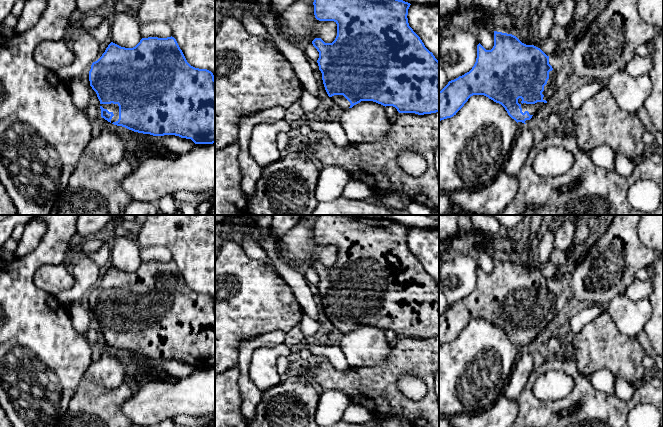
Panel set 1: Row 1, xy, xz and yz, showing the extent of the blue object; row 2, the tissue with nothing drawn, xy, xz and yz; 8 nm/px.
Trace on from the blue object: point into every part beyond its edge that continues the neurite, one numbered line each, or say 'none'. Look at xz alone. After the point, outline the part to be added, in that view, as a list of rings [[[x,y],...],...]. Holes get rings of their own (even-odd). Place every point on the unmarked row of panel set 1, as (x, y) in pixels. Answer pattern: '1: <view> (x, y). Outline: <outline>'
1: xz (340, 324). Outline: [[[334,319],[329,322],[344,334],[348,333],[351,329],[350,326],[343,319]]]

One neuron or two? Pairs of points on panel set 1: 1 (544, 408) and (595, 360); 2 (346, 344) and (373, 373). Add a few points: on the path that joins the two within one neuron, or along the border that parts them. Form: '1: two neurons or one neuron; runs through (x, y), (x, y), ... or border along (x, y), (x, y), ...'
1: two neurons; border along (573, 360), (578, 371), (588, 379)
2: two neurons; border along (388, 356), (385, 360), (374, 365), (350, 367)

